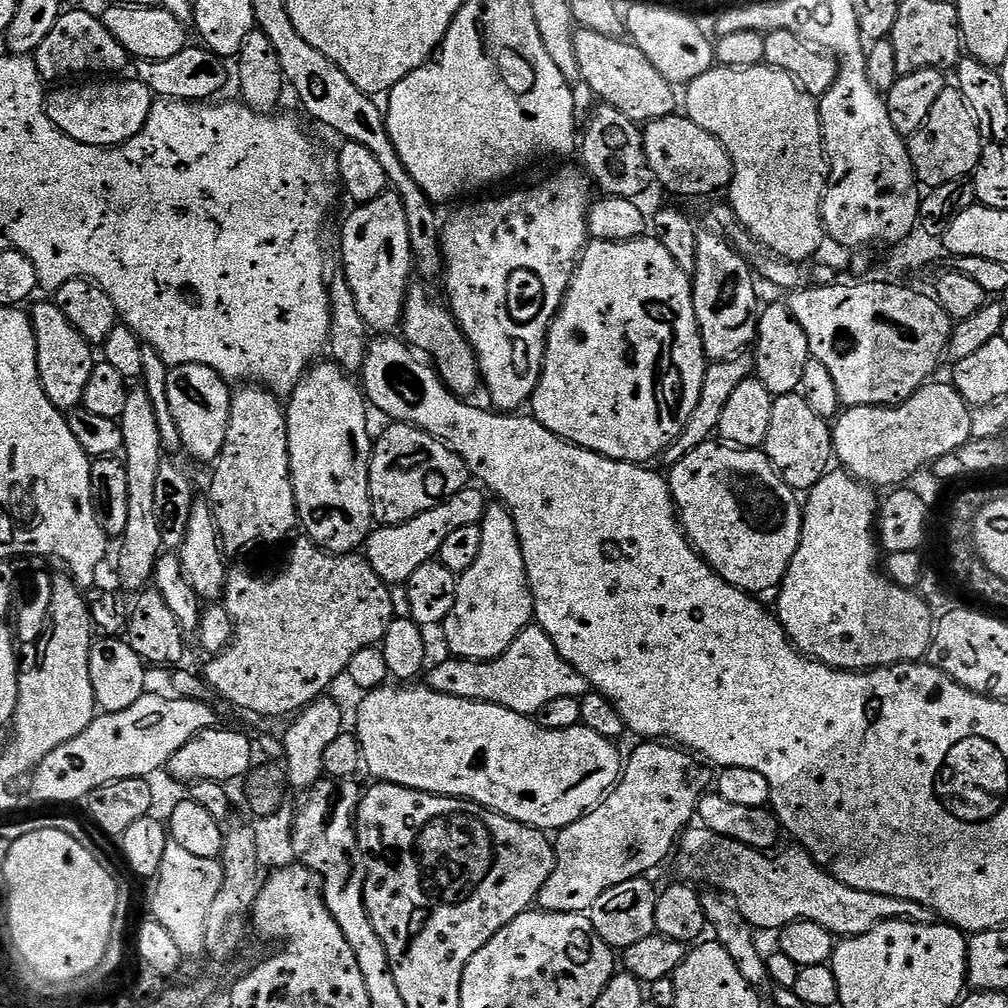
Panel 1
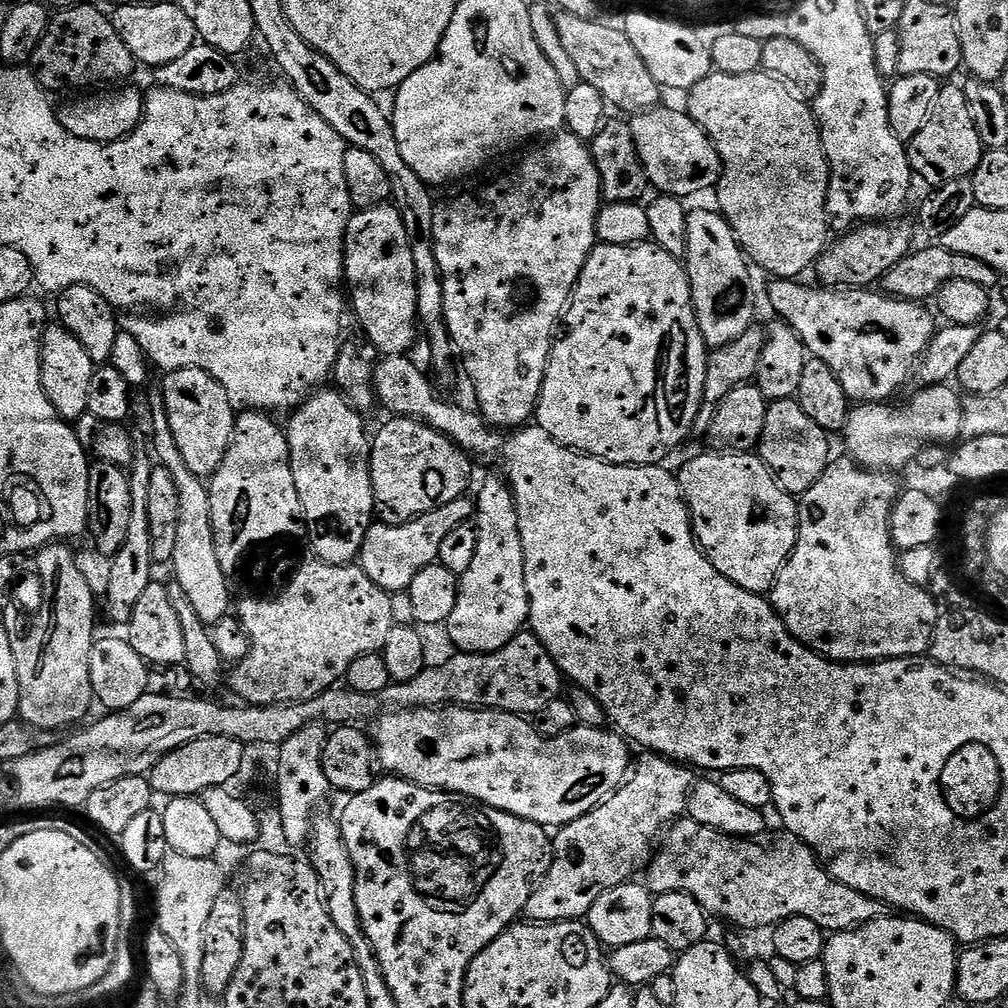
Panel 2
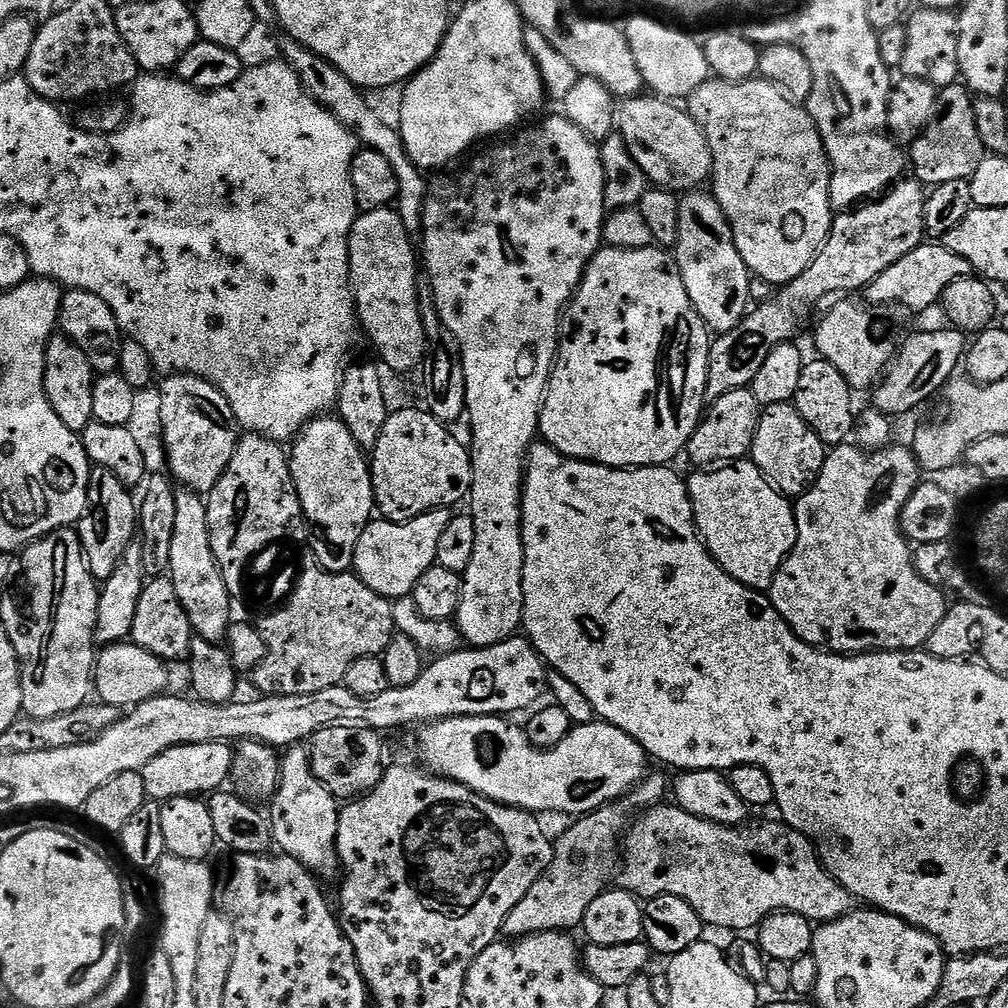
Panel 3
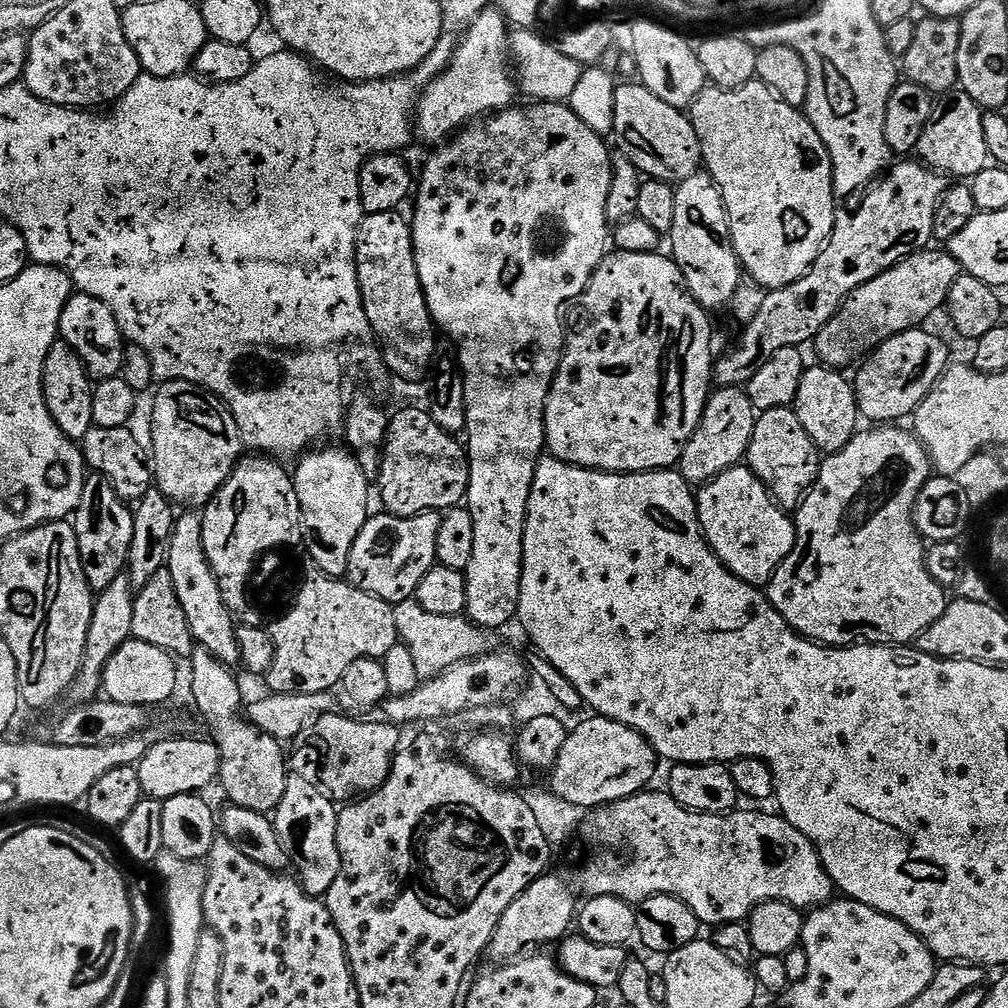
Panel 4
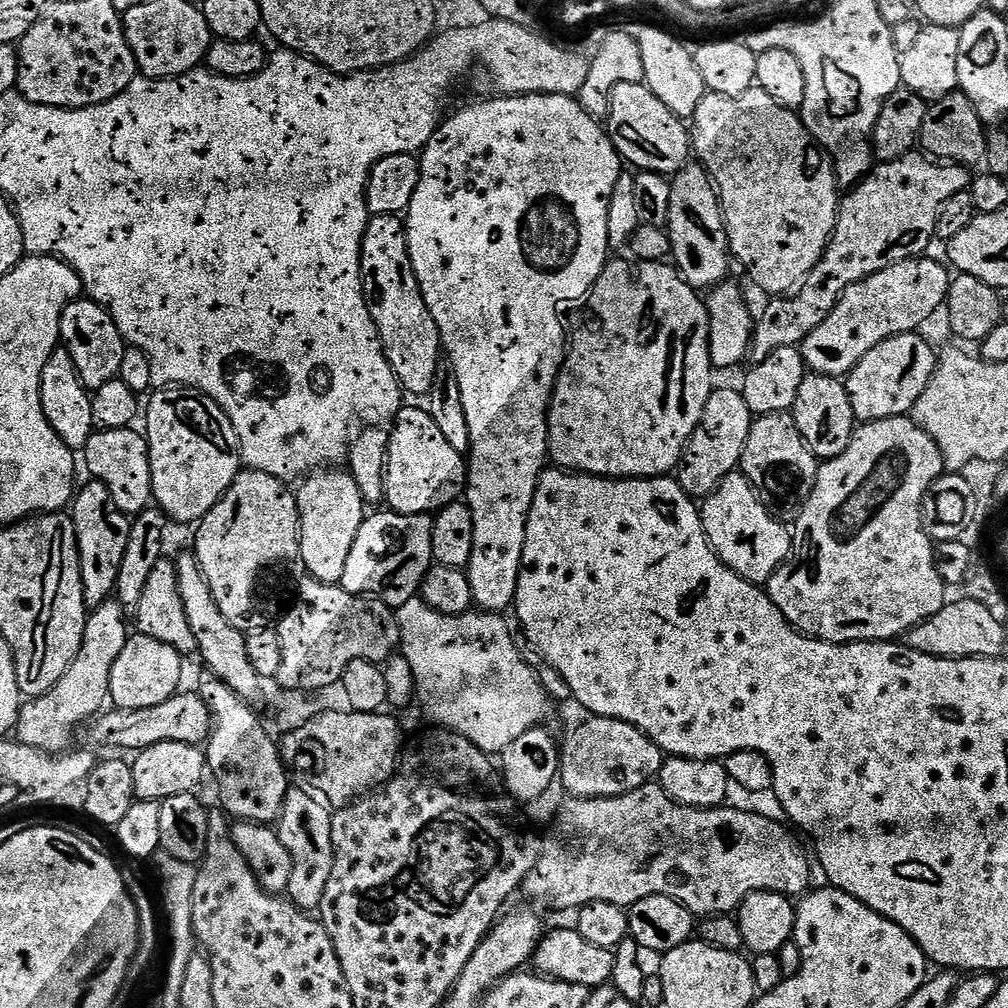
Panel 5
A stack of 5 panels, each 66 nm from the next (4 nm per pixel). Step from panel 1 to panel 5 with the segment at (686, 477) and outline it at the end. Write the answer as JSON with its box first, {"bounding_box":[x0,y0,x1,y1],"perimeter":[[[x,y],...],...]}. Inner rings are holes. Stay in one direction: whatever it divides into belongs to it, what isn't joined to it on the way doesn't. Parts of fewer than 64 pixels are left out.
{"bounding_box":[700,471,792,585],"perimeter":[[[743,471],[731,472],[714,491],[703,497],[700,517],[704,533],[716,556],[727,568],[734,570],[743,580],[767,585],[792,552],[792,532],[783,520],[777,520],[760,501],[756,487],[744,477]]]}

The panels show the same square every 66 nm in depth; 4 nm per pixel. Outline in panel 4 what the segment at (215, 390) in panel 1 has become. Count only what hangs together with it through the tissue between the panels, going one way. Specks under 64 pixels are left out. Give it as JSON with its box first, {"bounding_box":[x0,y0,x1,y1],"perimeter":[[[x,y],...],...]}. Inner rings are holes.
{"bounding_box":[152,380,242,510],"perimeter":[[[170,380],[161,383],[155,389],[156,401],[154,402],[154,416],[153,416],[153,452],[152,456],[154,459],[154,480],[158,485],[160,491],[167,494],[169,500],[172,501],[173,505],[181,506],[188,510],[200,510],[203,509],[204,505],[215,496],[217,490],[225,484],[228,480],[228,475],[236,469],[236,465],[240,463],[242,459],[242,441],[240,439],[240,431],[238,430],[238,422],[234,418],[232,411],[228,409],[228,405],[224,401],[220,400],[212,392],[206,391],[204,388],[198,387],[196,384],[191,384],[185,380]]]}

